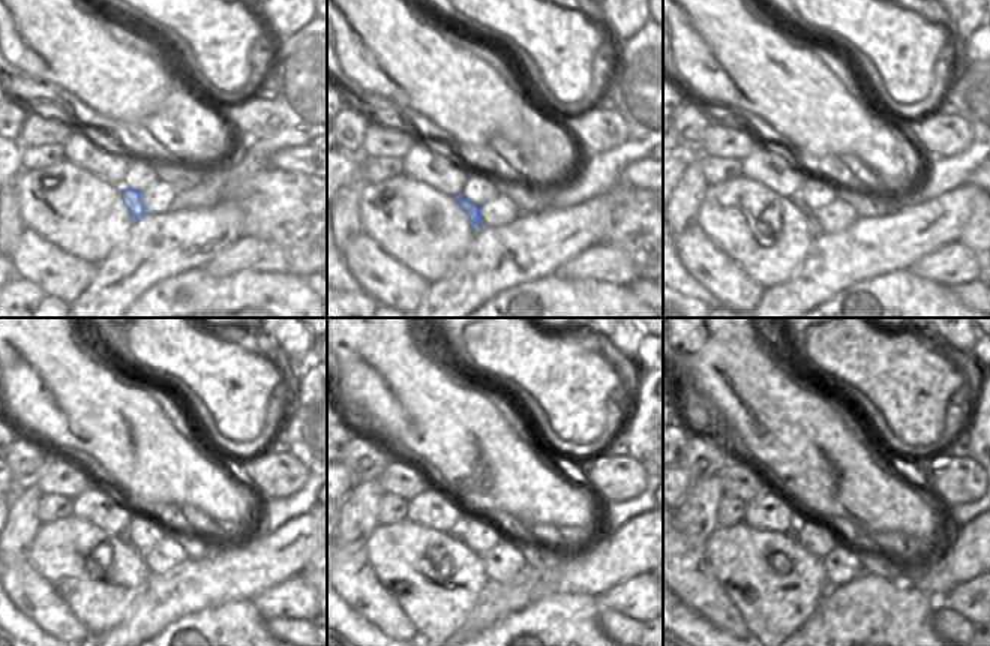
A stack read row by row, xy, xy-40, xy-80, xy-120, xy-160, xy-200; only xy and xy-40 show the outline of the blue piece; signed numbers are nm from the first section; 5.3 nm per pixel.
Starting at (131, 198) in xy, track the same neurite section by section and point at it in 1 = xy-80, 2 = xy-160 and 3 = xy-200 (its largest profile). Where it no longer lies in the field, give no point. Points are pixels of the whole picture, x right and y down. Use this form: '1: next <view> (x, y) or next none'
1: next xy-80 (797, 200)
2: next xy-160 (459, 532)
3: next xy-200 (797, 520)

